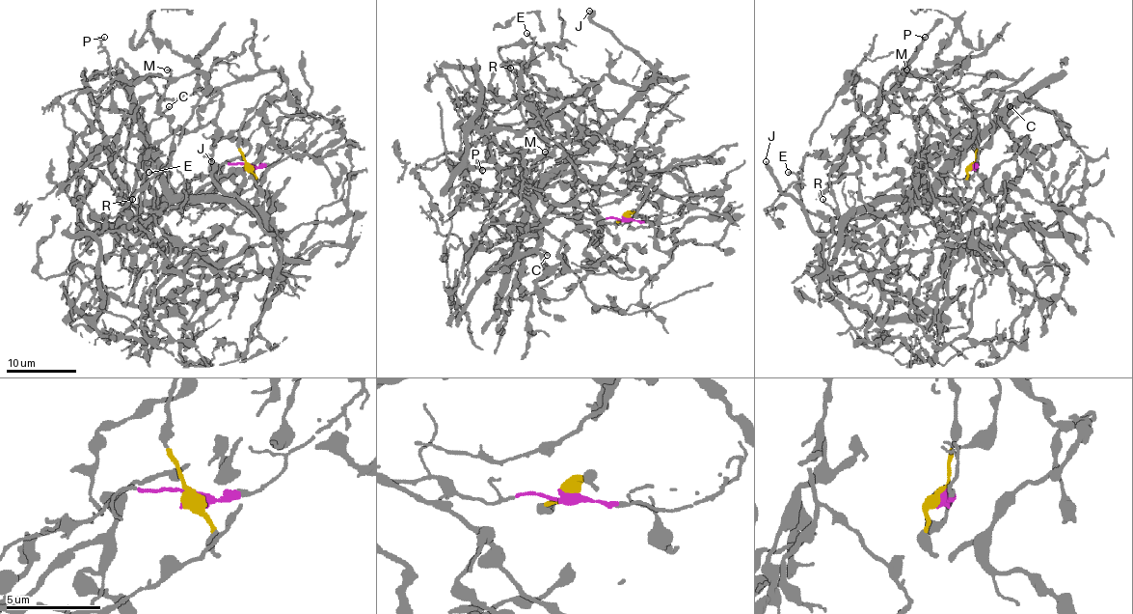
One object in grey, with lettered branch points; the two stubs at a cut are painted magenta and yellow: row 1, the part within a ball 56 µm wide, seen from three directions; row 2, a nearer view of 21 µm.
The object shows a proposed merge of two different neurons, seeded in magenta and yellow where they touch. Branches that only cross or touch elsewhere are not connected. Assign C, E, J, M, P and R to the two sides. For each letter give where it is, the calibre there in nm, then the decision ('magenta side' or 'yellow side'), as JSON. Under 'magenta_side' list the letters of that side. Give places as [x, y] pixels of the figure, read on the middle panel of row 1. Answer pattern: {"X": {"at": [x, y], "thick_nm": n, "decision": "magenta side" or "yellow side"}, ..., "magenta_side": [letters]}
{"C": {"at": [547, 255], "thick_nm": 170, "decision": "magenta side"}, "E": {"at": [526, 33], "thick_nm": 160, "decision": "magenta side"}, "J": {"at": [589, 11], "thick_nm": 400, "decision": "magenta side"}, "M": {"at": [545, 152], "thick_nm": 150, "decision": "yellow side"}, "P": {"at": [482, 170], "thick_nm": 120, "decision": "magenta side"}, "R": {"at": [510, 68], "thick_nm": 110, "decision": "magenta side"}, "magenta_side": ["C", "E", "J", "P", "R"]}

